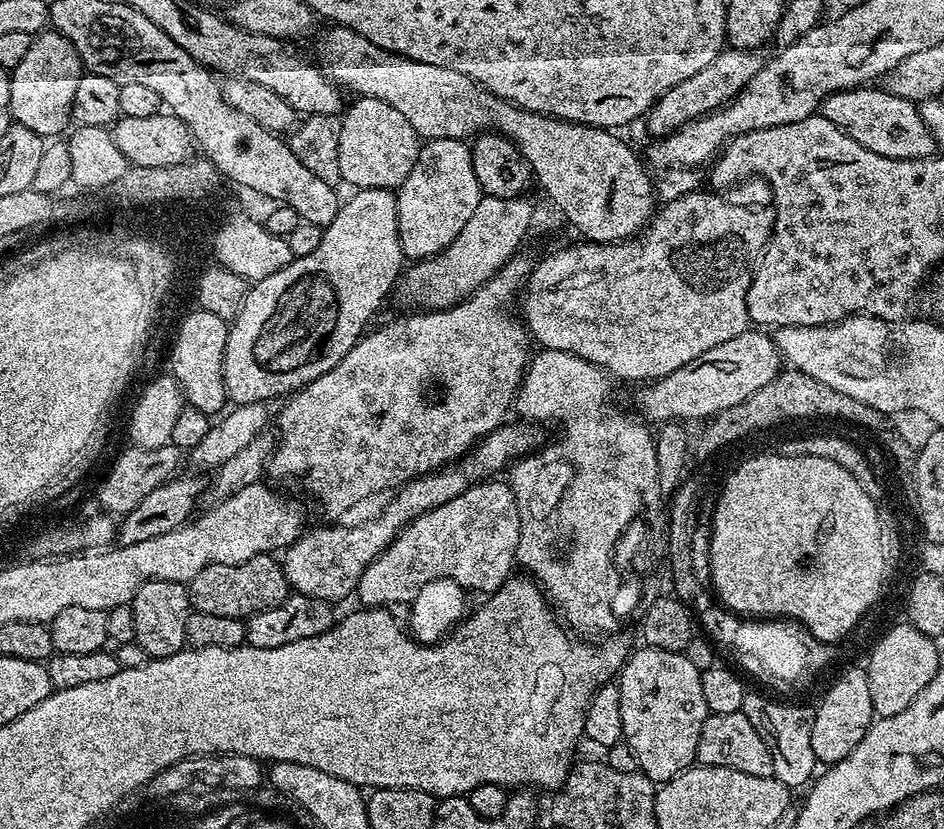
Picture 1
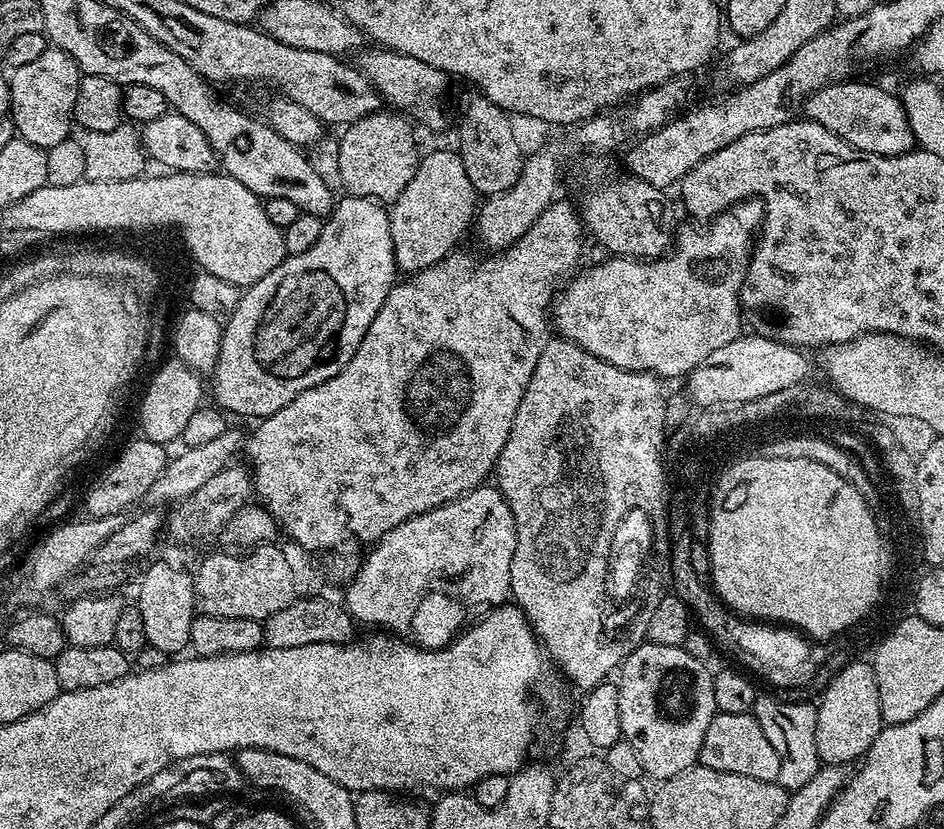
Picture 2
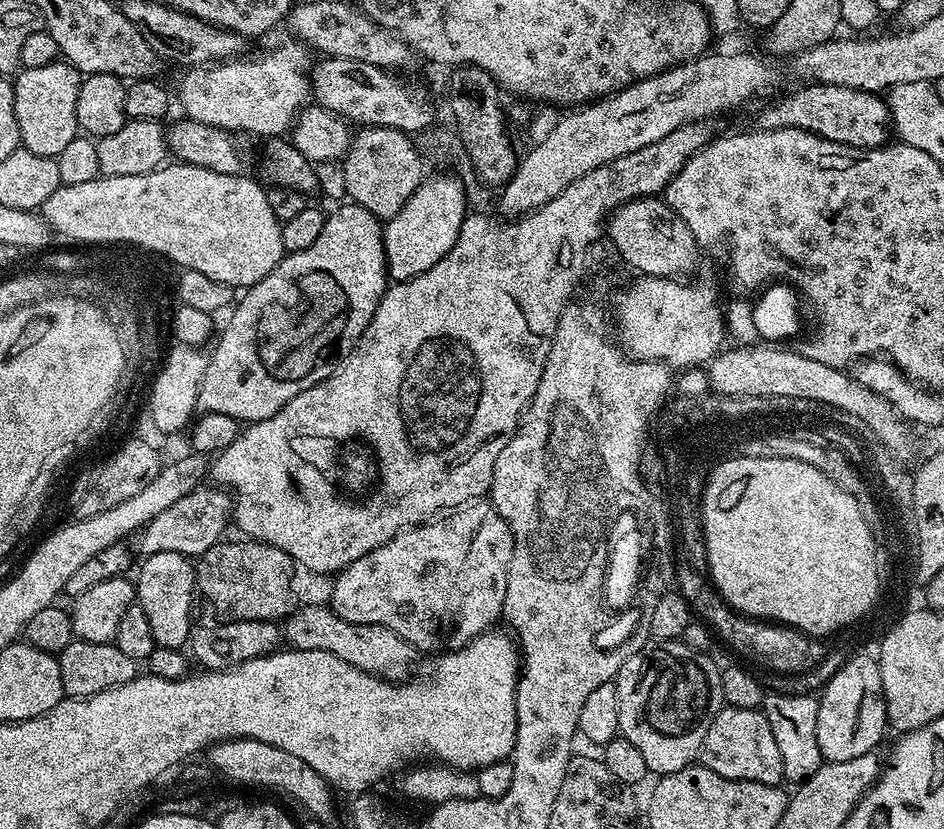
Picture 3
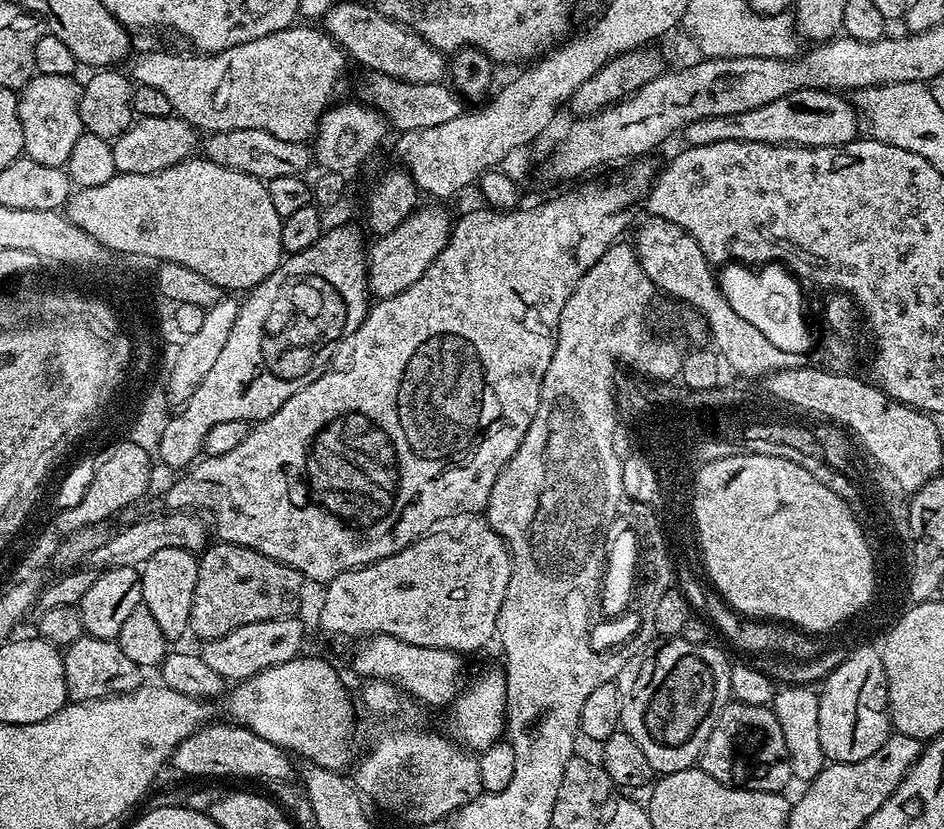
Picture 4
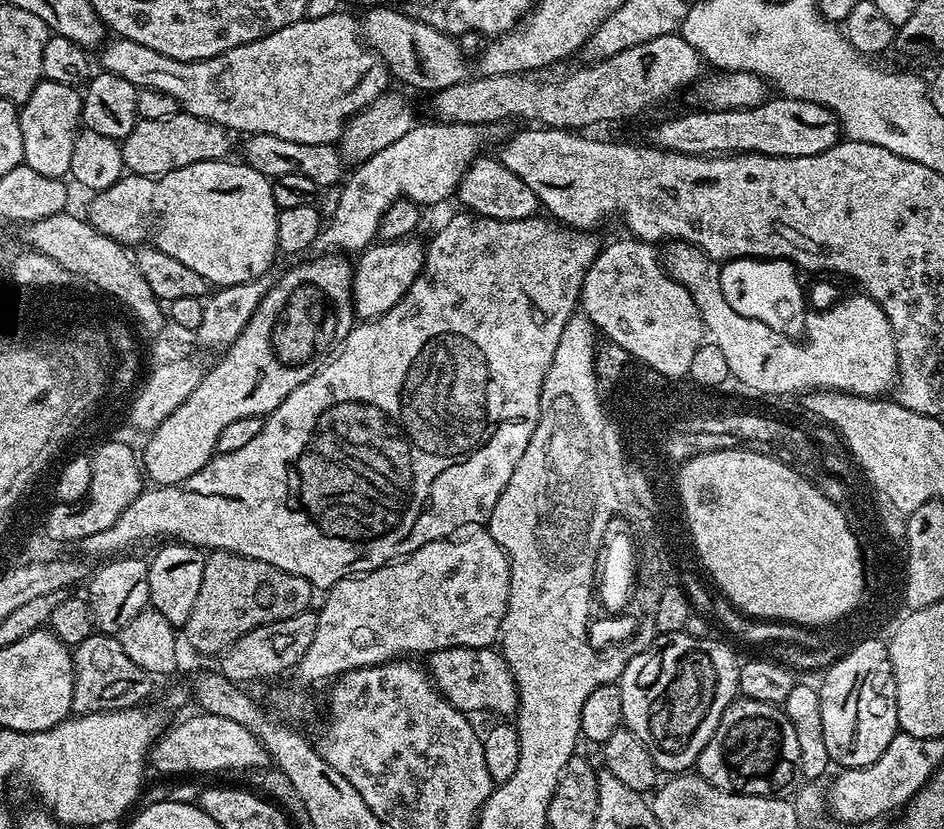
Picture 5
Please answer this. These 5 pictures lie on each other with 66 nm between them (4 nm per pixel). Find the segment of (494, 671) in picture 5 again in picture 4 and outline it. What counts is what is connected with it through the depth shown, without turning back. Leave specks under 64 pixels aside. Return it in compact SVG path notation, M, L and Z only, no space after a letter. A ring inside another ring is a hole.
M381 632L374 636L365 636L357 644L360 645L352 652L352 668L360 678L389 680L417 701L420 699L424 704L436 706L451 705L462 691L466 680L465 657L459 652L430 646L414 646L410 642L402 642L402 638L394 638Z

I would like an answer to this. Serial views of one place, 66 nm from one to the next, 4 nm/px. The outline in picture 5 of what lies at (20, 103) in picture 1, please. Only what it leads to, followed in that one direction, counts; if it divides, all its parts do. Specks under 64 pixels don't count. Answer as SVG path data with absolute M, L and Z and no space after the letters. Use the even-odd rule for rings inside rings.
M41 79L20 108L24 163L30 166L30 170L38 170L38 174L46 174L46 178L64 178L69 175L74 142L82 128L81 103L82 92L79 87L71 88L62 82Z

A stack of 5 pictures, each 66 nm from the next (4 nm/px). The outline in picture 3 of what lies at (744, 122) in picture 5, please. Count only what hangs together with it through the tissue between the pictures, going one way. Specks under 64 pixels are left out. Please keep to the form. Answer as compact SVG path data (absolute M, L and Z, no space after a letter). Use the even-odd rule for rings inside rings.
M805 83L804 88L781 100L773 99L760 112L759 127L763 131L779 128L797 128L813 132L823 140L845 144L851 148L882 148L890 136L890 117L888 105L875 92L854 90L850 86L833 84ZM776 100L776 101L775 101ZM885 139L885 140L884 140Z

